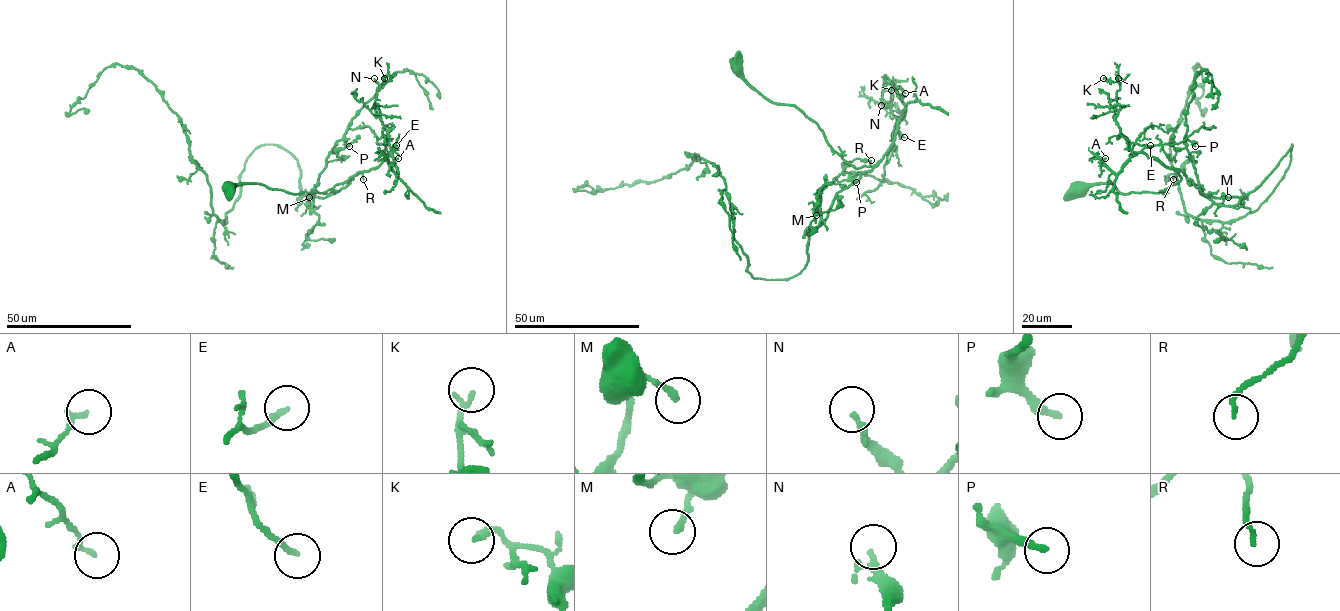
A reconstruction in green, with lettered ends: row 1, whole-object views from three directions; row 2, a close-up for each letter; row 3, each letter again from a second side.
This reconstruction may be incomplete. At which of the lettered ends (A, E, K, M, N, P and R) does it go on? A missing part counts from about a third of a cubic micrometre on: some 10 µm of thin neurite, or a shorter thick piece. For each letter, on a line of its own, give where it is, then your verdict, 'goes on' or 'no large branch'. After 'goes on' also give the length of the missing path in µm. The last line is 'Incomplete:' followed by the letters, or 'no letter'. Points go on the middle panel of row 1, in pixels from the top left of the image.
A: (905, 93) | no large branch
E: (904, 137) | no large branch
K: (891, 90) | no large branch
M: (816, 215) | no large branch
N: (881, 105) | no large branch
P: (856, 182) | goes on | 4 µm
R: (871, 160) | no large branch
Incomplete: P

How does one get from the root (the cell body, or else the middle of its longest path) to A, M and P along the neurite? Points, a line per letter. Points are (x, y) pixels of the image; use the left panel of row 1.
A: (229, 189), (262, 184), (294, 194), (325, 192), (376, 167), (389, 152), (396, 174), (390, 165), (398, 158)
M: (229, 189), (262, 184), (294, 194), (325, 192), (365, 171), (325, 197), (311, 197), (312, 206), (309, 197)
P: (229, 189), (325, 192), (365, 171), (311, 197), (312, 206), (331, 149), (342, 139), (349, 146)

